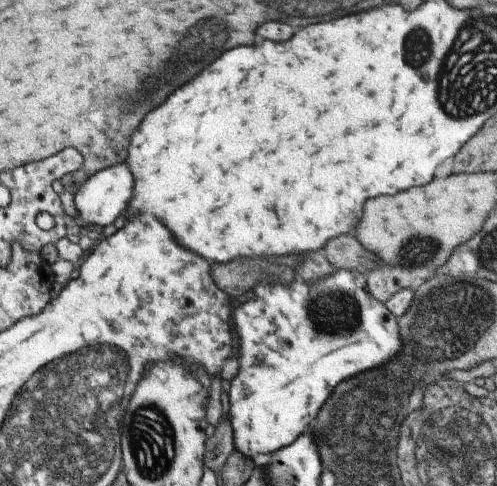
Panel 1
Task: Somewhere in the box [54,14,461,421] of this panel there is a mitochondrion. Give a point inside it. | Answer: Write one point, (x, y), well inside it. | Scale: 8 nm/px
(166, 78)

